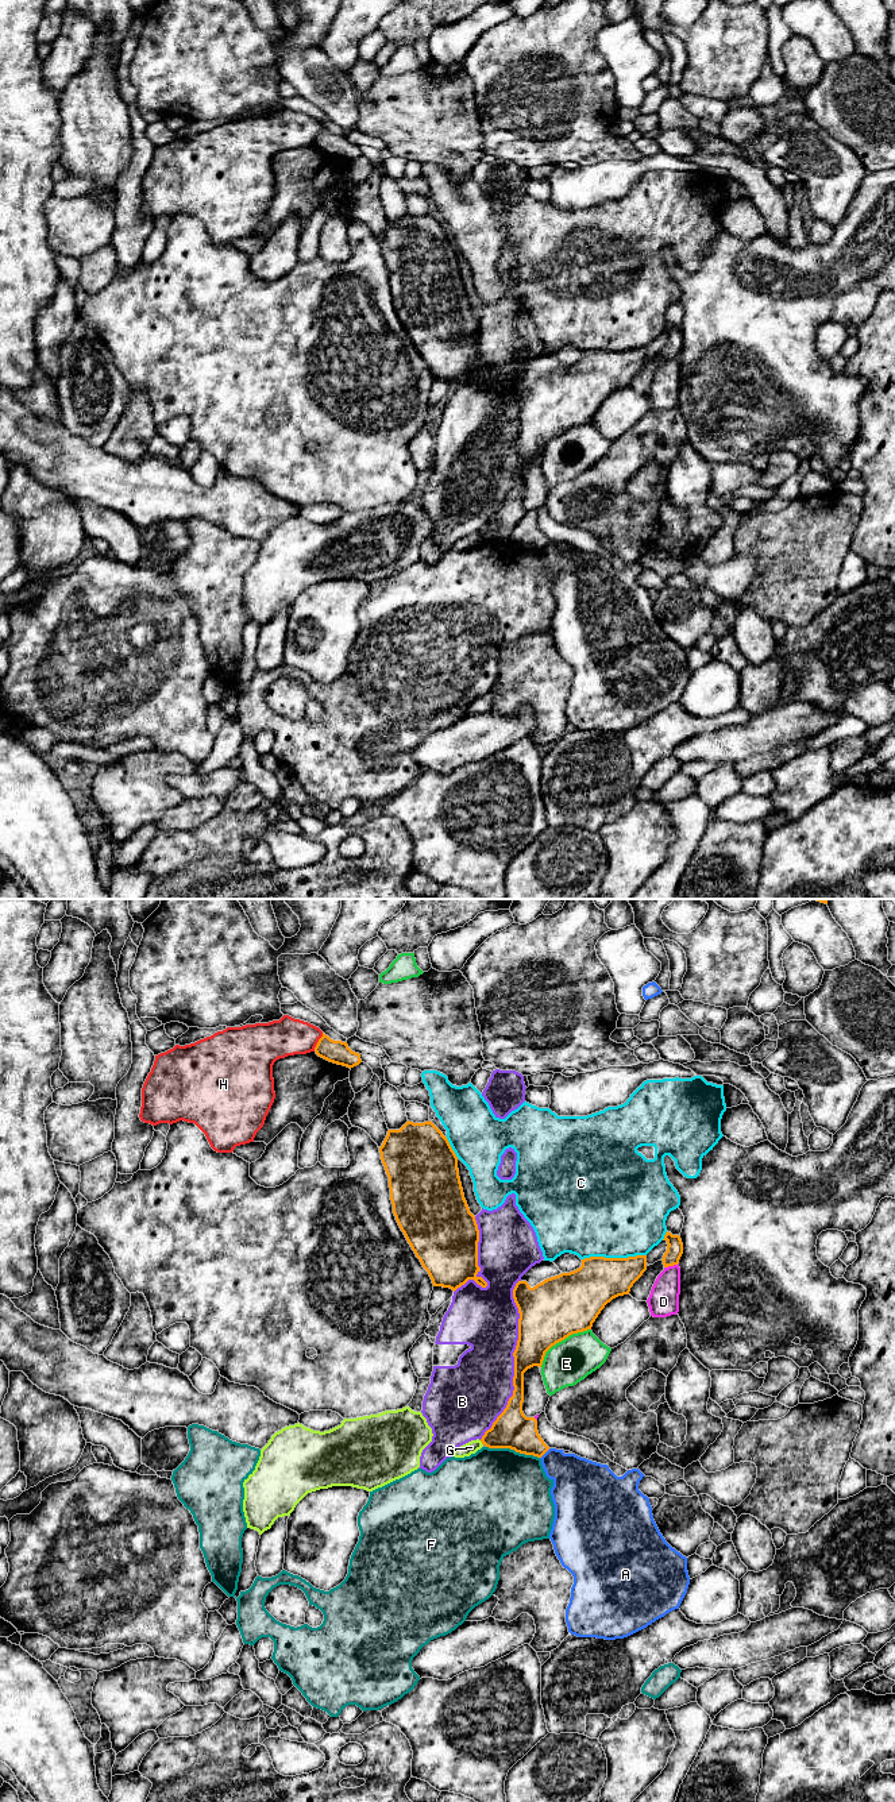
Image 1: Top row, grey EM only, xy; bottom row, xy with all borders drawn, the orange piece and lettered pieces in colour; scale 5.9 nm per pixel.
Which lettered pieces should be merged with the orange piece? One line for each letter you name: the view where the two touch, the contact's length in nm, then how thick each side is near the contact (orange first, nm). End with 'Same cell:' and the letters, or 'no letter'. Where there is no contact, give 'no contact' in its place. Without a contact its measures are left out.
Same cell: no letter

